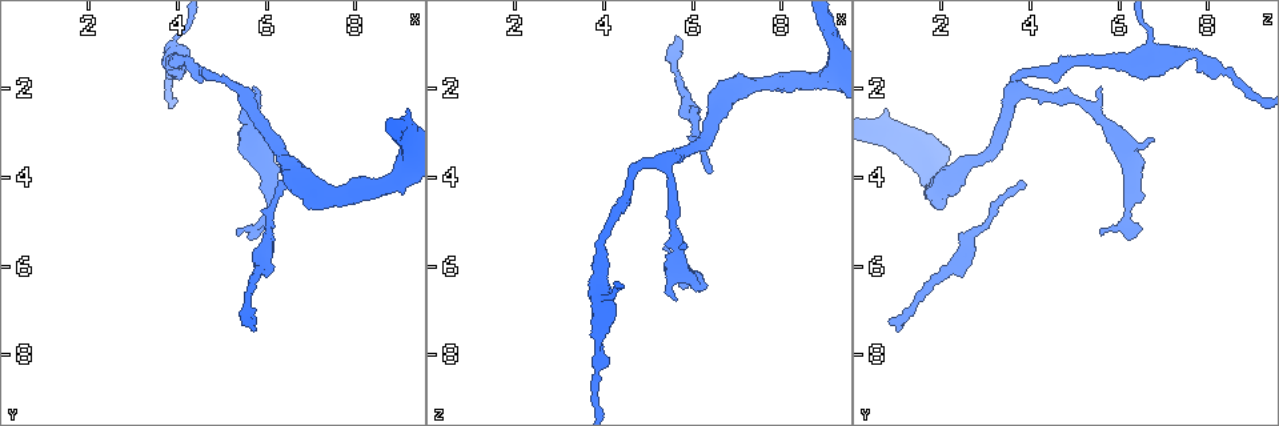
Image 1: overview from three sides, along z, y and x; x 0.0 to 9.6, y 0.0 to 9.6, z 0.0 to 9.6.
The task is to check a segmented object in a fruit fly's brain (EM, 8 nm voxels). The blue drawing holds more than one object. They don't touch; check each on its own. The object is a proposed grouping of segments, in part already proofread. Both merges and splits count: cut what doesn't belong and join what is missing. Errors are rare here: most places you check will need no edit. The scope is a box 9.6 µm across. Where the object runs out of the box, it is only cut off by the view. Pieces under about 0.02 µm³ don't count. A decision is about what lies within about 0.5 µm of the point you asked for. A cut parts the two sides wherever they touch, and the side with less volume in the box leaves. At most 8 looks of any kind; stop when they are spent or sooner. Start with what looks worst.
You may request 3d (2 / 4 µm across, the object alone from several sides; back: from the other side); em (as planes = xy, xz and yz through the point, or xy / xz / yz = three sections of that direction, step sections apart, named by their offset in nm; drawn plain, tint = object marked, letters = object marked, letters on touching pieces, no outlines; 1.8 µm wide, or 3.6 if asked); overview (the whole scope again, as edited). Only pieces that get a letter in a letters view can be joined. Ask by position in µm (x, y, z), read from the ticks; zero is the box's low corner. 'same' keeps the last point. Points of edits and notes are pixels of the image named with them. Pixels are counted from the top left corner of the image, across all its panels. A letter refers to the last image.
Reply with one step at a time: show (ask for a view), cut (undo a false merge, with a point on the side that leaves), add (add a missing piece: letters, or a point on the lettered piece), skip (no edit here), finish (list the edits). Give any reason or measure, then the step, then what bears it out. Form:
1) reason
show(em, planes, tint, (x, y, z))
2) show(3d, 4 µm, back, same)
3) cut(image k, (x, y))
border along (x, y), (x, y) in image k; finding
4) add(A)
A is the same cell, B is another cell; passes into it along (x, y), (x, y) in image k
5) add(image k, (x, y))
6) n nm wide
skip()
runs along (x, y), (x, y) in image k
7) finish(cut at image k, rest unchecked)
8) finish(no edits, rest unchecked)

branch stops here
show(em, planes, plain, (5.75, 7.15, 0.80))

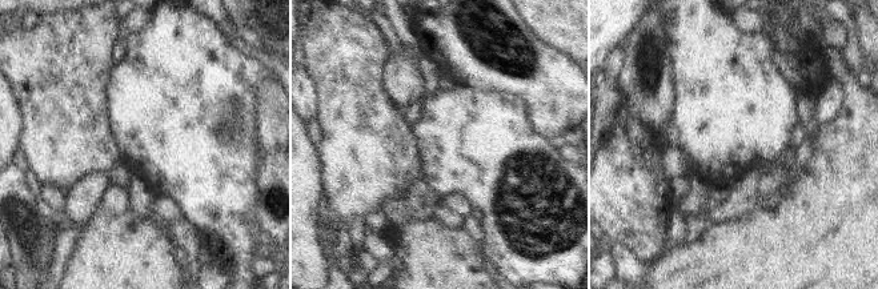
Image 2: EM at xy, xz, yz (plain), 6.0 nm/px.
show(em, planes, letters, same)

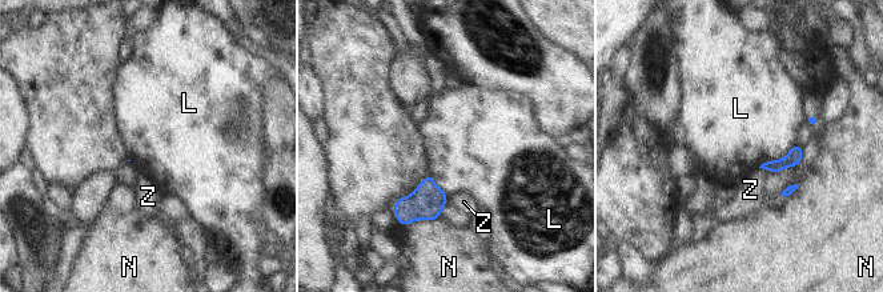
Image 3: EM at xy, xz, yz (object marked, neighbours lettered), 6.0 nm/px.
skip()
L, N and Z are other cells; border along (797, 143), (782, 158), (758, 167) in image 3; no lettered piece goes on from it

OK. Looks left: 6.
tapers out
show(3d, 4 µm, (5.40, 5.30, 5.60))

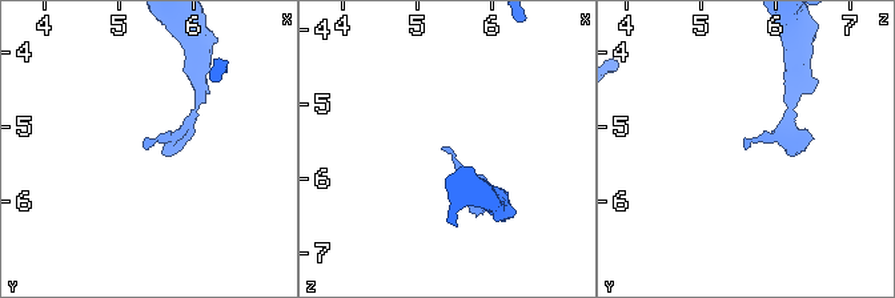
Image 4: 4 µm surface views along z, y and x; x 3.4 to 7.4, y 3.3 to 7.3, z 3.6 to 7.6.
need the tissue
show(em, planes, letters, (5.35, 5.35, 5.60))

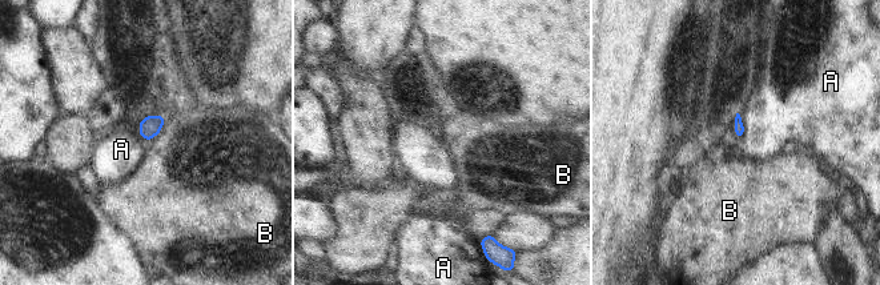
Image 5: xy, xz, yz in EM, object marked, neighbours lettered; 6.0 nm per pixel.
skip()
A and B are other cells; border along (164, 113), (145, 116), (139, 135) in image 5; no lettered piece goes on from it

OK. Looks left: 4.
free end
show(3d, 4 µm, (5.75, 2.00, 5.65))

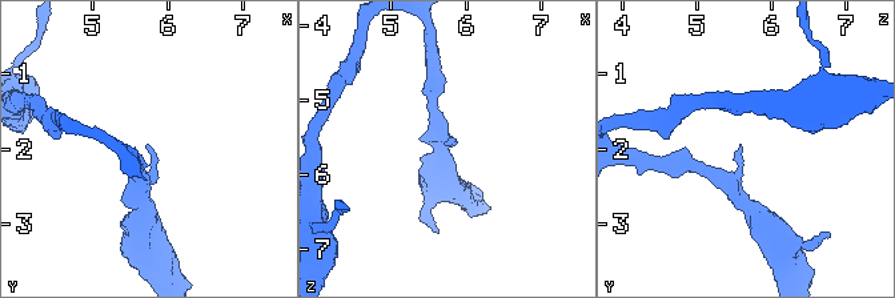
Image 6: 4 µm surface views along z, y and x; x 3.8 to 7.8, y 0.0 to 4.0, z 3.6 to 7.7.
need the tissue
show(em, planes, letters, (5.70, 1.95, 5.55))

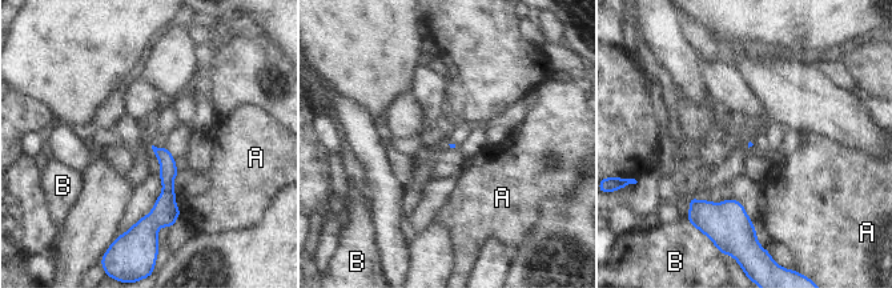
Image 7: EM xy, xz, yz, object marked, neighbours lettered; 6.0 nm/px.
skip()
A and B are other cells; runs along (164, 151), (167, 202), (144, 220) in image 7; none of them fits

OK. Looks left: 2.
finish(no edits, rest unchecked)

